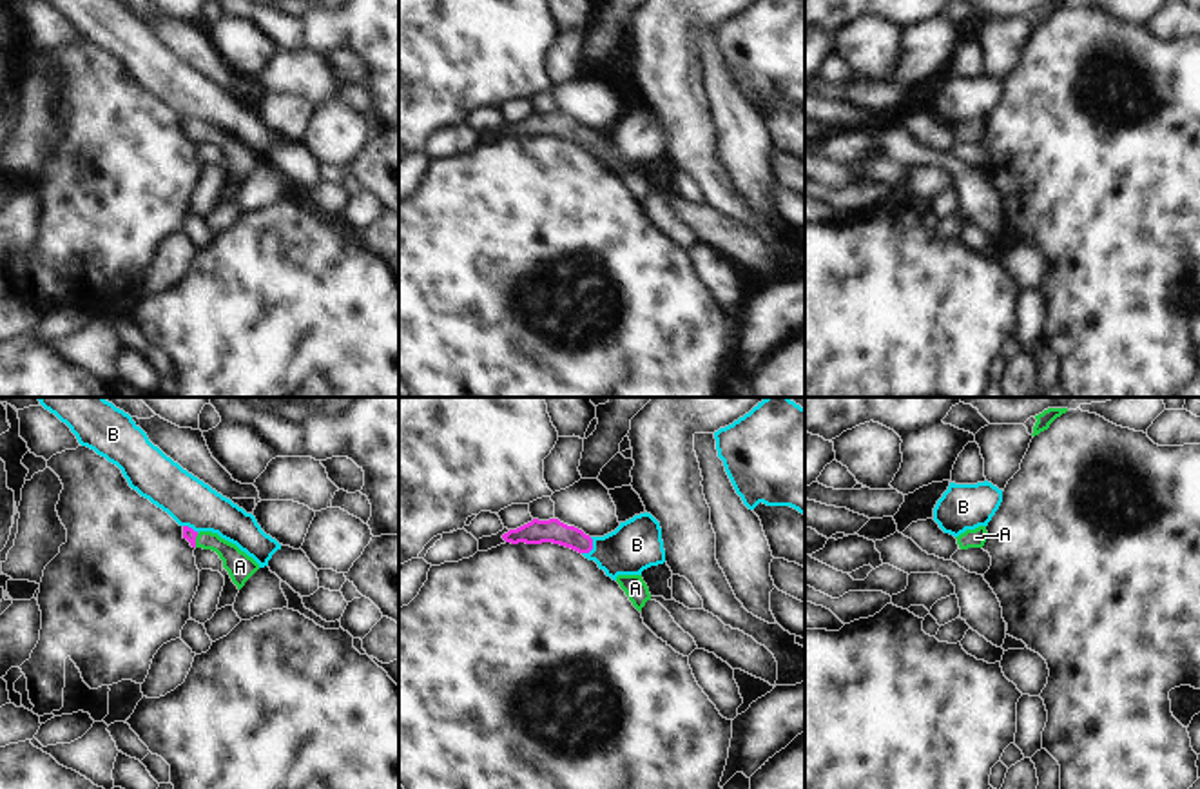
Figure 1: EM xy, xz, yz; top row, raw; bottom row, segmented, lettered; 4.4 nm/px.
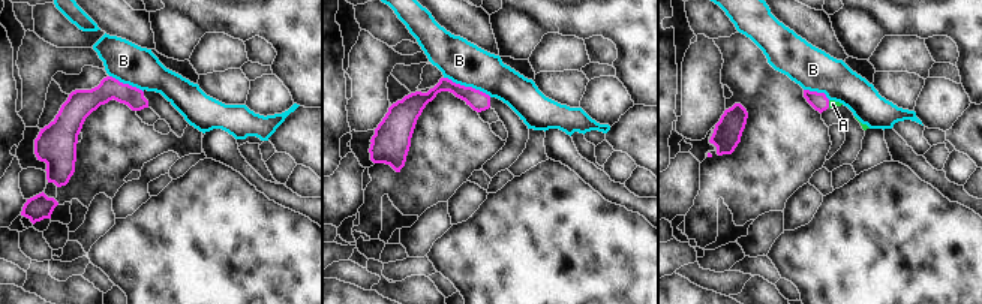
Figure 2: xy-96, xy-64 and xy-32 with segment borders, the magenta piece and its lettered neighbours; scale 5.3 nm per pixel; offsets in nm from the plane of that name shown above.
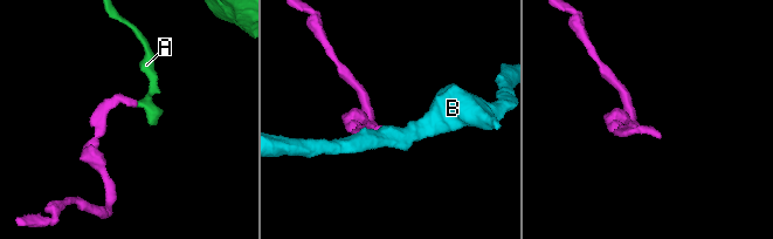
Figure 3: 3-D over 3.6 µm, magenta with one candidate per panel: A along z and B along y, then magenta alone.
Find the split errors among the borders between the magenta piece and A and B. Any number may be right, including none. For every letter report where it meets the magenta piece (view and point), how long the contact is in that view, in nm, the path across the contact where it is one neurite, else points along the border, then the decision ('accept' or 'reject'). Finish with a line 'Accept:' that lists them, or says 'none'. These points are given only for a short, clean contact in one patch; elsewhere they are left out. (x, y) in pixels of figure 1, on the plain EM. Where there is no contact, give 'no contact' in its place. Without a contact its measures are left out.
A: contact xy (194, 135); length 70 nm; way xy (189, 127), (194, 135), (216, 136), (240, 160); accept
B: contact xz (591, 142); length 90 nm; border xz (591, 131), (591, 142), (582, 147); reject
Accept: A

